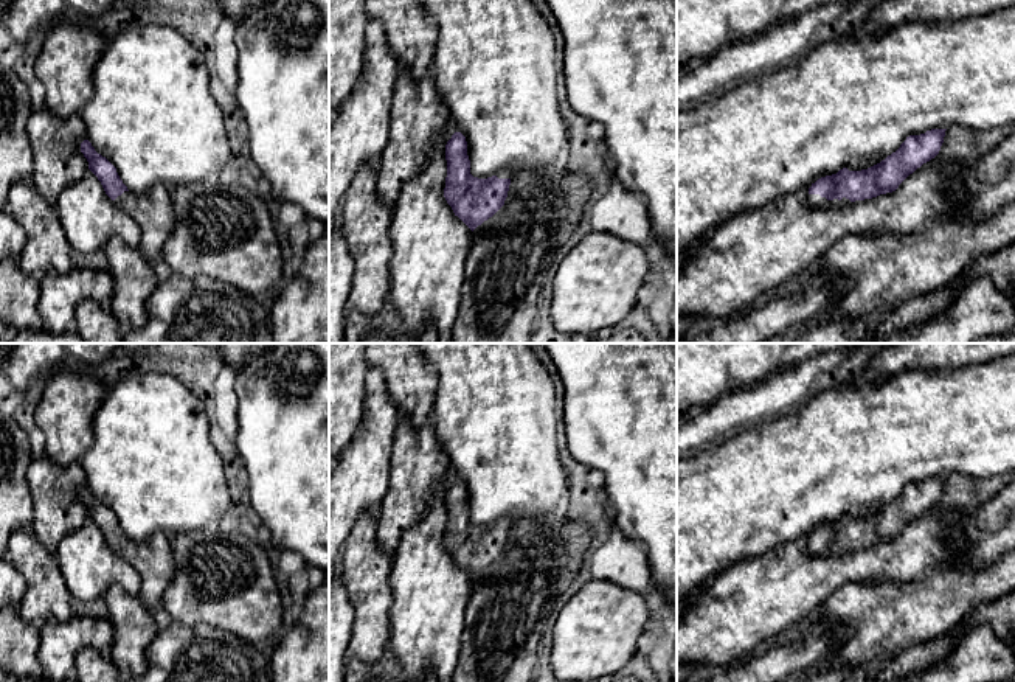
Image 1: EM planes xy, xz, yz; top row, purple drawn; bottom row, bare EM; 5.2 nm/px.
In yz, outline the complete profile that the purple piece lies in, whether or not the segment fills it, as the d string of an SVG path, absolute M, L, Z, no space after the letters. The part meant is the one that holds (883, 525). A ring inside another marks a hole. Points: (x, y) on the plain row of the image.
M931 477L909 483L895 500L868 517L843 516L837 522L818 527L809 536L809 553L841 555L895 539L909 522L939 502L945 478Z

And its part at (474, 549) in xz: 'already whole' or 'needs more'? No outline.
needs more

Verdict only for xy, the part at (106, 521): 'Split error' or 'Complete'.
Split error

